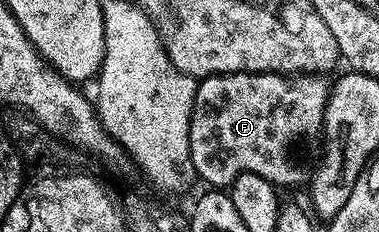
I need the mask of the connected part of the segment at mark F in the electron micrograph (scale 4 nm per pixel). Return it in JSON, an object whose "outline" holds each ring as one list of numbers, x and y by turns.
{"outline":[[210,74,202,77,197,84,195,104,191,108,191,124,189,125,189,155,191,164,195,164,198,179,209,188,227,188,241,174,254,174,263,176,272,186,304,187,310,181,315,167,319,161,319,151,323,146,325,133,325,112,329,105,331,82,323,74]]}

